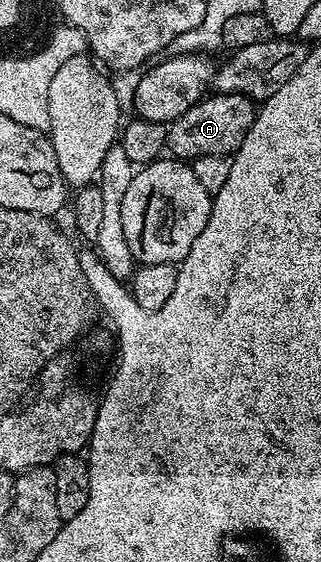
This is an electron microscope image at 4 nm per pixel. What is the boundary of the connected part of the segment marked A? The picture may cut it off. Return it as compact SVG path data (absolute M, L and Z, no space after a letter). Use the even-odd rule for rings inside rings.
M215 92L210 96L204 96L199 99L198 104L193 108L189 108L180 118L170 123L167 131L167 150L179 160L194 160L201 156L221 156L222 154L234 155L239 145L245 140L249 128L255 123L256 113L256 103L252 99L246 98L243 94L221 94Z

